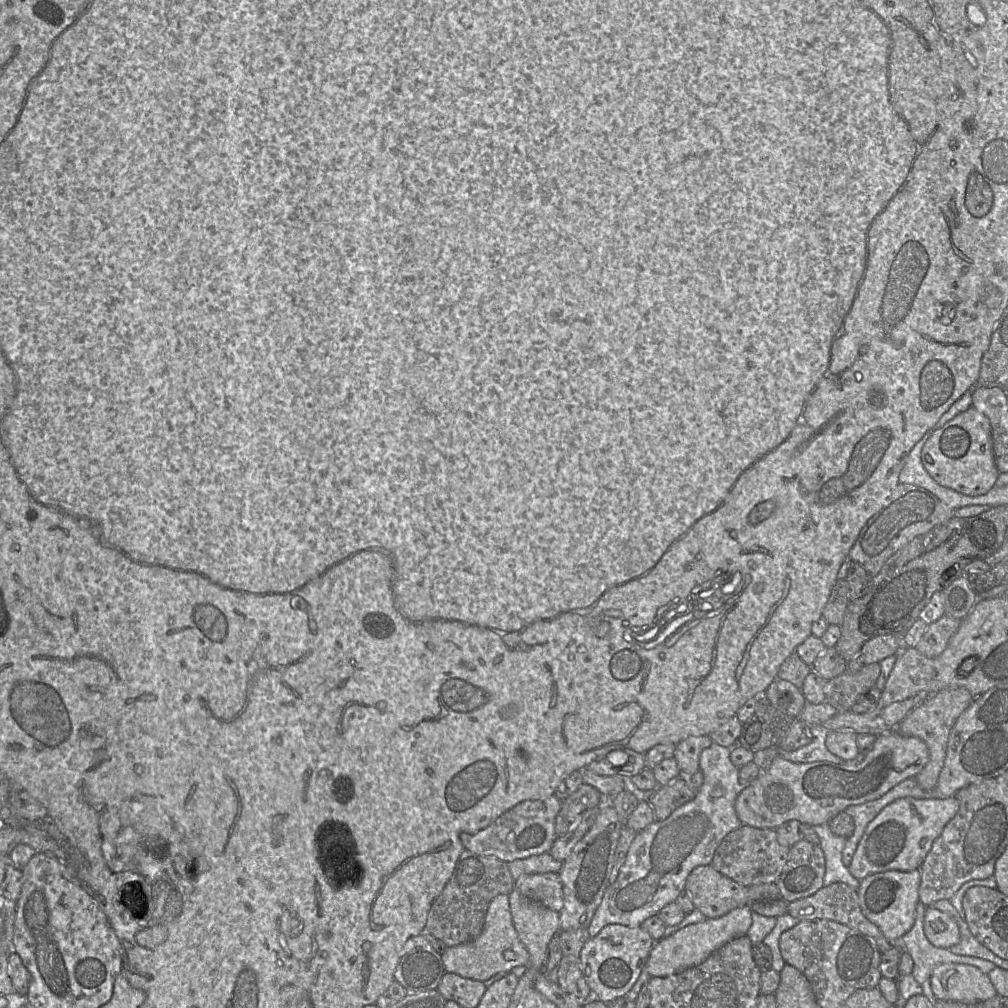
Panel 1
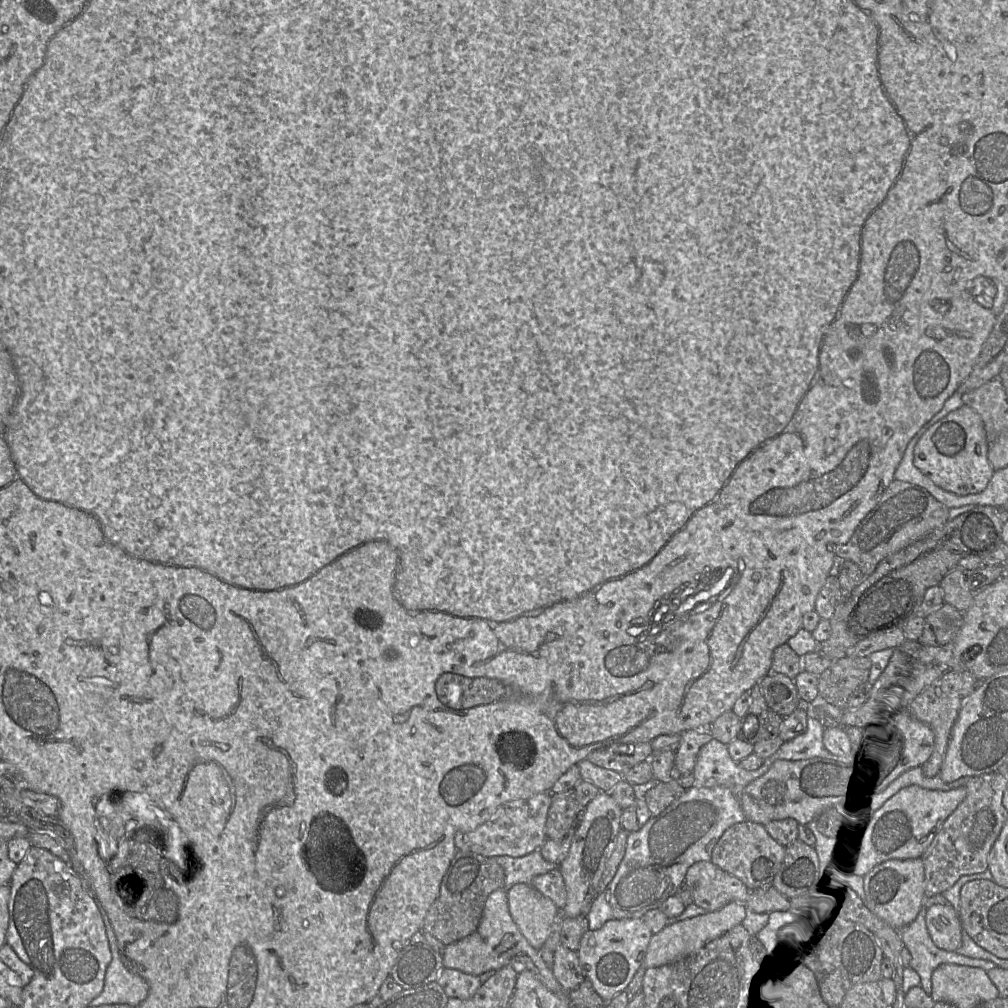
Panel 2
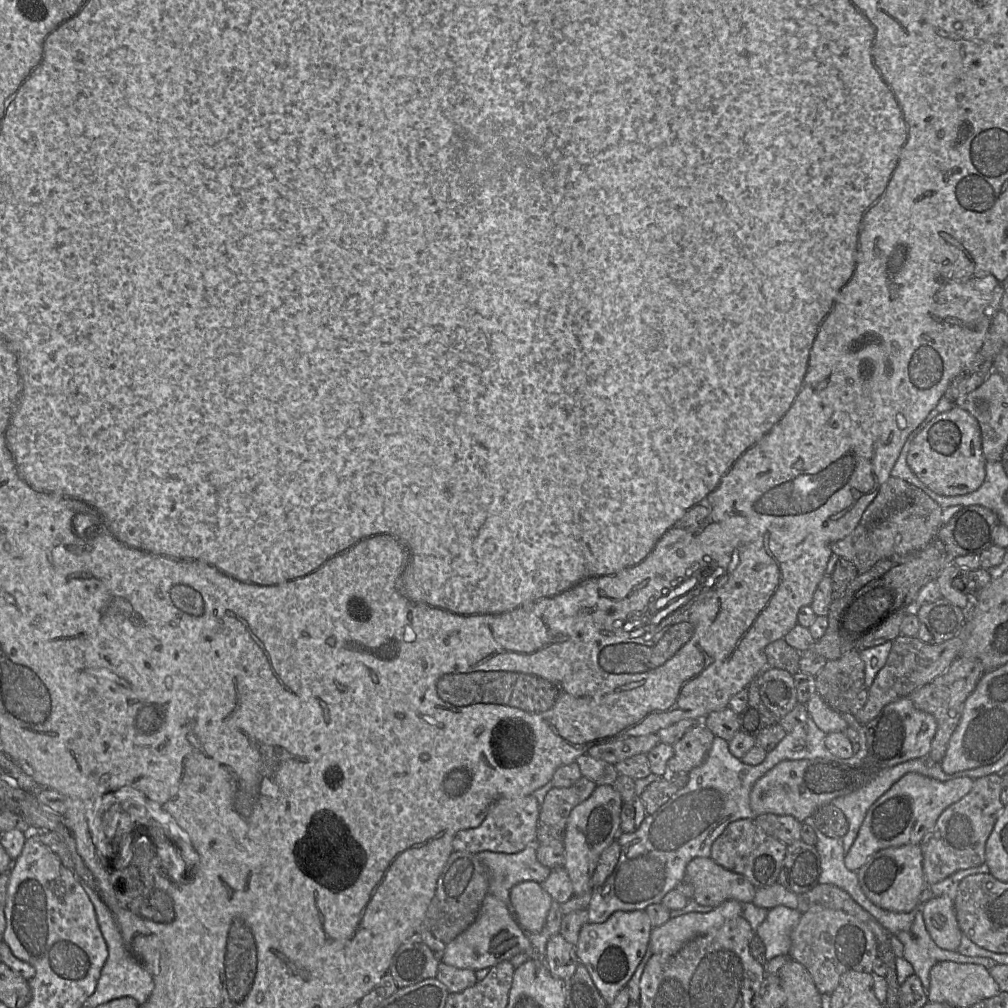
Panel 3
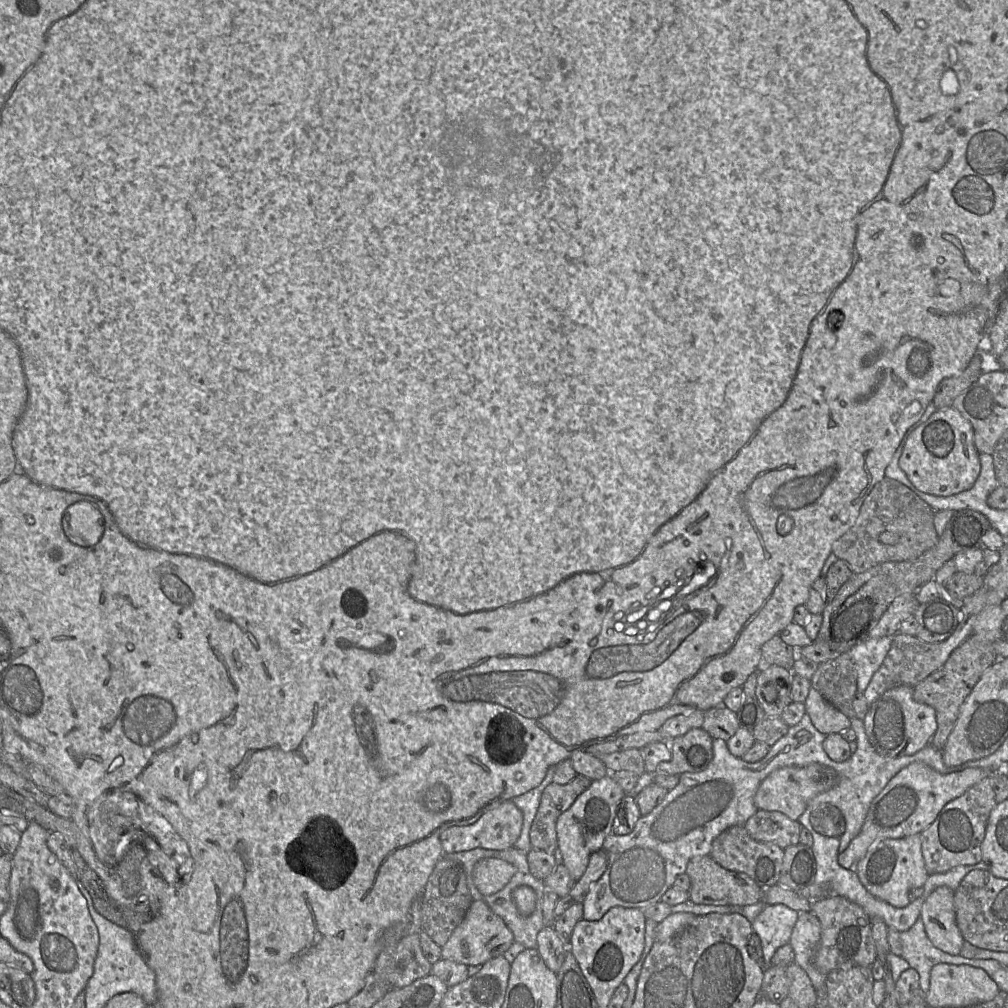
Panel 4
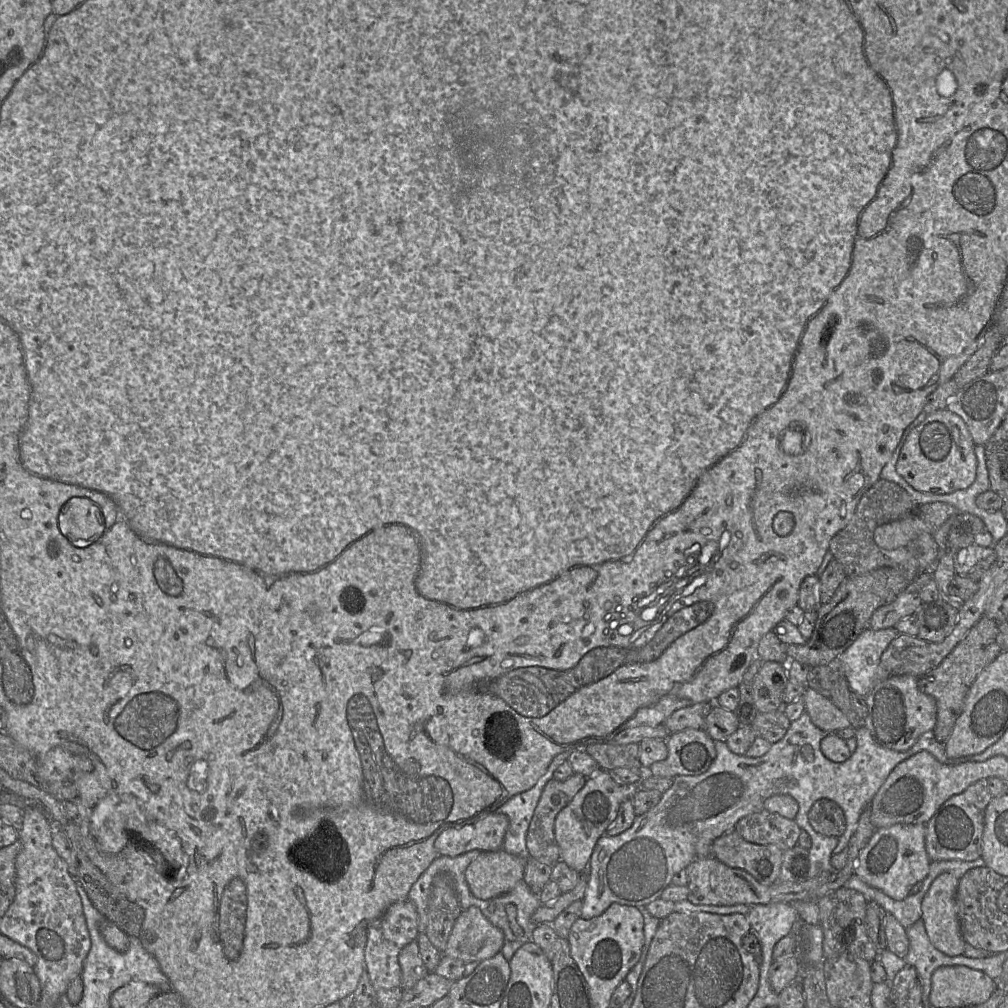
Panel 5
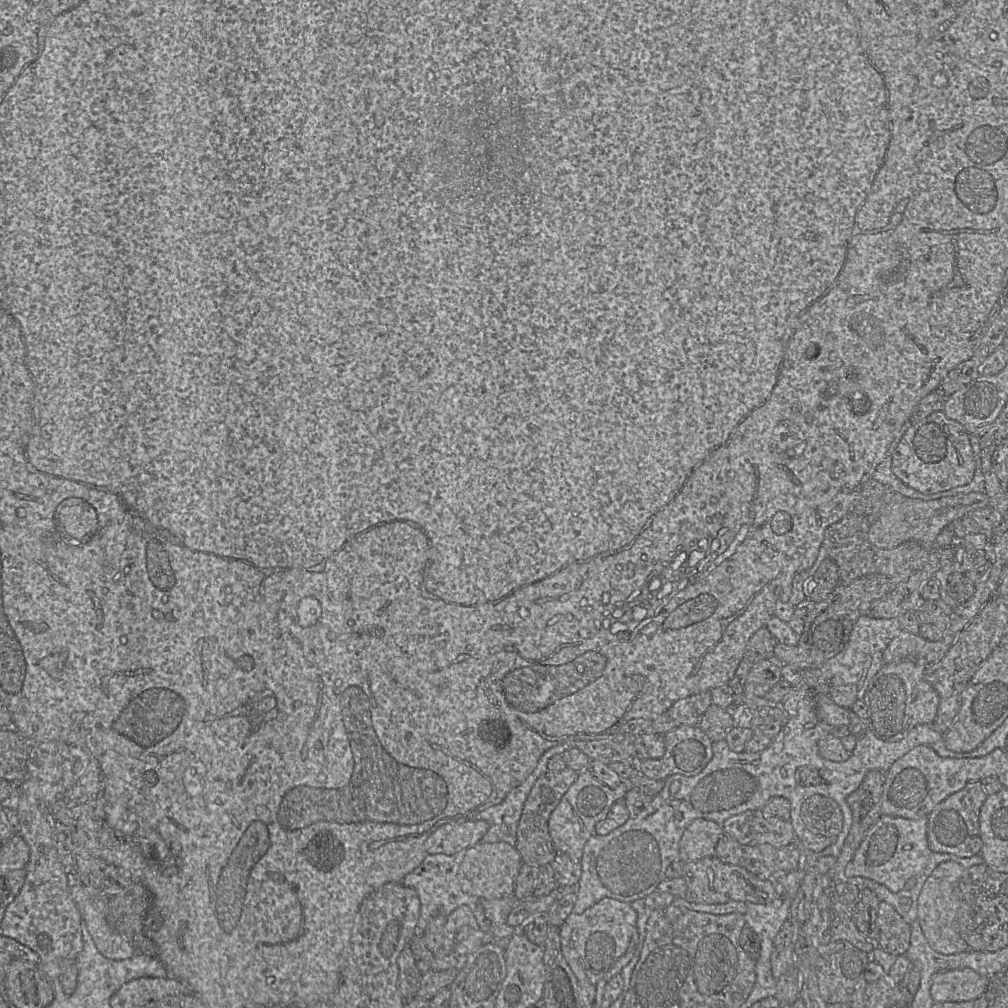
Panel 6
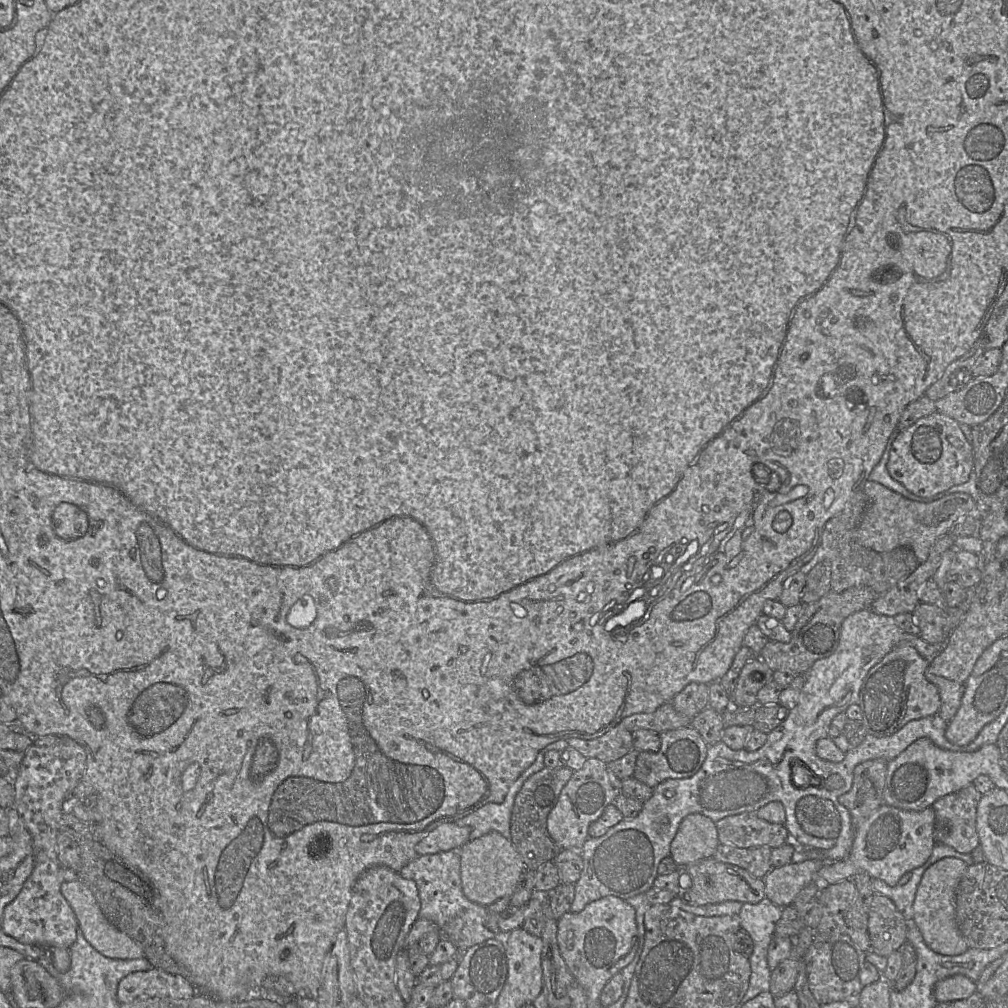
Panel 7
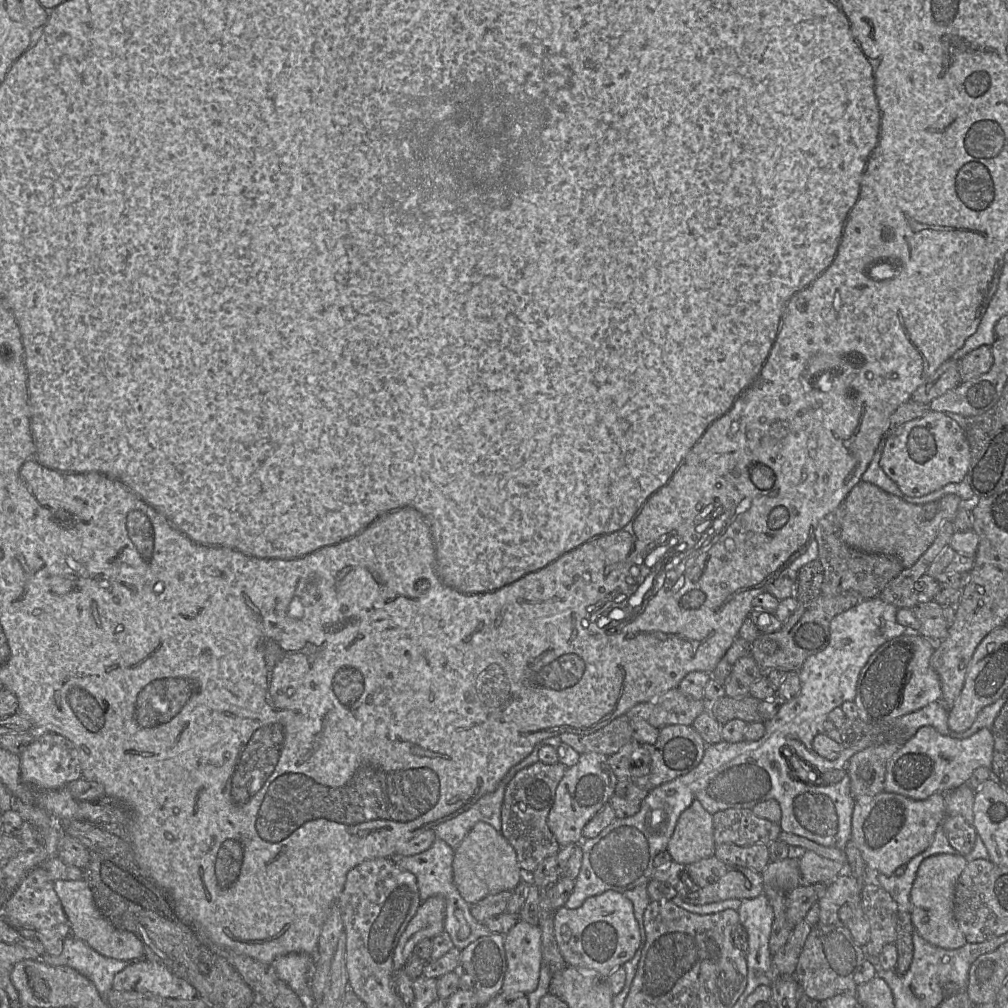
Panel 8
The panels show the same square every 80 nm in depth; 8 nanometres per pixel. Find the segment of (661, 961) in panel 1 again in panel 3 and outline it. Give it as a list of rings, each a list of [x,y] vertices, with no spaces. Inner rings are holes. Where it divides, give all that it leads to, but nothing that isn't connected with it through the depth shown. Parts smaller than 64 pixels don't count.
[[[728,900],[707,913],[690,912],[670,918],[651,932],[649,950],[653,954],[674,954],[688,941],[718,928],[726,921],[742,916],[742,904]]]

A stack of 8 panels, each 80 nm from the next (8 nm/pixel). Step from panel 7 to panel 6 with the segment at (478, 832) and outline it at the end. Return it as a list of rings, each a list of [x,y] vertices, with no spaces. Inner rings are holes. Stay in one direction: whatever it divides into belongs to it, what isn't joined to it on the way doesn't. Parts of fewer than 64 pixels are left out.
[[[564,743],[549,748],[540,757],[534,771],[521,785],[513,788],[500,804],[490,806],[475,815],[474,819],[484,820],[489,824],[482,841],[490,843],[504,841],[515,847],[518,822],[530,790],[536,780],[548,771],[549,759],[562,754],[570,747],[571,743]]]

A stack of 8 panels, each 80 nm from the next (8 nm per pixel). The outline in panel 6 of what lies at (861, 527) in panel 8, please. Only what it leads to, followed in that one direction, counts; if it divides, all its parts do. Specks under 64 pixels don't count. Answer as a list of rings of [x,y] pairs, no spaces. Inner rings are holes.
[[[893,489],[884,496],[884,507],[868,531],[869,541],[881,549],[892,549],[902,543],[915,541],[930,550],[941,530],[971,511],[989,507],[989,499],[983,492],[971,492],[931,501],[908,498]]]

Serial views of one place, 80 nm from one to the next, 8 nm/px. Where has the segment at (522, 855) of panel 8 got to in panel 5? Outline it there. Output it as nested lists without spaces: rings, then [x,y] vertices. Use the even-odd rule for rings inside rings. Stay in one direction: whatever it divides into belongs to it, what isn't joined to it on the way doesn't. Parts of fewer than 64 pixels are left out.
[[[574,773],[566,780],[552,778],[545,784],[526,834],[529,857],[549,865],[560,860],[560,848],[554,834],[555,818],[586,780],[585,776]]]

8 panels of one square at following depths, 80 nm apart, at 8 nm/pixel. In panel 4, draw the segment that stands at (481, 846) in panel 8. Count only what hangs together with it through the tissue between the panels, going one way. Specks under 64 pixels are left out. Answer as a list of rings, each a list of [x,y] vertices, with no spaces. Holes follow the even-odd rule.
[[[485,858],[473,869],[473,881],[481,894],[488,896],[503,889],[516,873],[516,868],[500,858]]]

